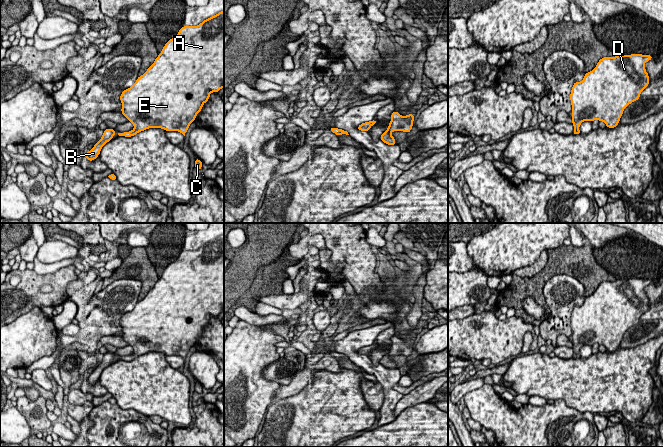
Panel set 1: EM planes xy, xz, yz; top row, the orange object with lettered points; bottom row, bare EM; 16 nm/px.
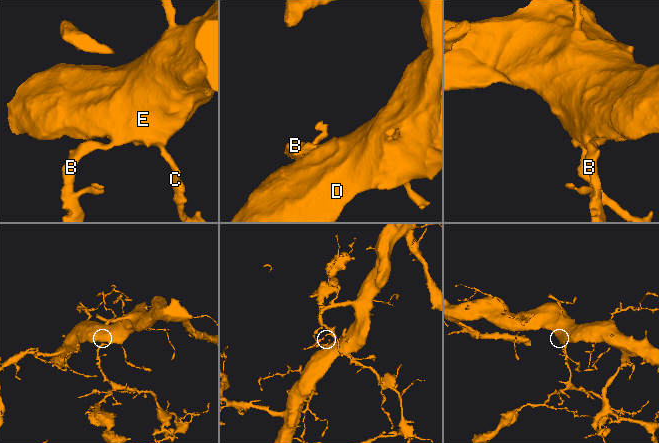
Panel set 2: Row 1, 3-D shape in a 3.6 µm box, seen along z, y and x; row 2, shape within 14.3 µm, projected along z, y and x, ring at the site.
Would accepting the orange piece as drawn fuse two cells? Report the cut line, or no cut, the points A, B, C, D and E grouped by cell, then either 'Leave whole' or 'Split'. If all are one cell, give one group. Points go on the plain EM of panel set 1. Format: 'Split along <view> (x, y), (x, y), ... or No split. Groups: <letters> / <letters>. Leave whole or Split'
No split. Groups: A B C D E. Leave whole

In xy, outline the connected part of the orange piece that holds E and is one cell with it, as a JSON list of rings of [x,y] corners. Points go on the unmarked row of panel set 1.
[[[224,234],[218,238],[204,244],[197,250],[183,250],[178,258],[167,265],[163,271],[161,277],[155,283],[154,287],[147,293],[147,295],[139,300],[136,306],[130,311],[124,314],[120,319],[120,325],[122,327],[121,337],[134,349],[134,353],[129,356],[118,357],[119,360],[132,361],[138,356],[144,355],[149,352],[161,352],[165,355],[178,355],[184,360],[191,347],[194,346],[197,338],[202,334],[203,328],[209,324],[210,317],[217,317],[224,311]]]

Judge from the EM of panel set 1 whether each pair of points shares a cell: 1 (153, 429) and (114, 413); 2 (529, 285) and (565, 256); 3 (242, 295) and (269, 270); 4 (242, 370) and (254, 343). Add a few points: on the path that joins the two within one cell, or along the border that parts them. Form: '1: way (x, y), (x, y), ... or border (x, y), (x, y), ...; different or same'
1: way (143, 419), (137, 416), (124, 416); same
2: way (538, 281), (556, 264); same
3: way (249, 288), (262, 275); same
4: way (242, 363), (242, 356), (248, 350); same

